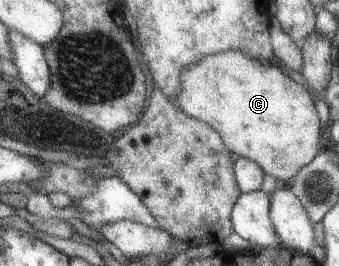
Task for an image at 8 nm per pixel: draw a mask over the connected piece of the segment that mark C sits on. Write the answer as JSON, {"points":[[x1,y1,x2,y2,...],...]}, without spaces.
{"points":[[241,51,209,55,181,73,181,87,181,93,173,100,176,107,188,117,211,125,224,139,229,150,241,158,255,161,265,174,277,179,279,185,288,183,322,151,321,121,314,99,311,99,305,87,295,83,281,67,277,67,277,63,271,63,271,67,263,67,261,61]]}

